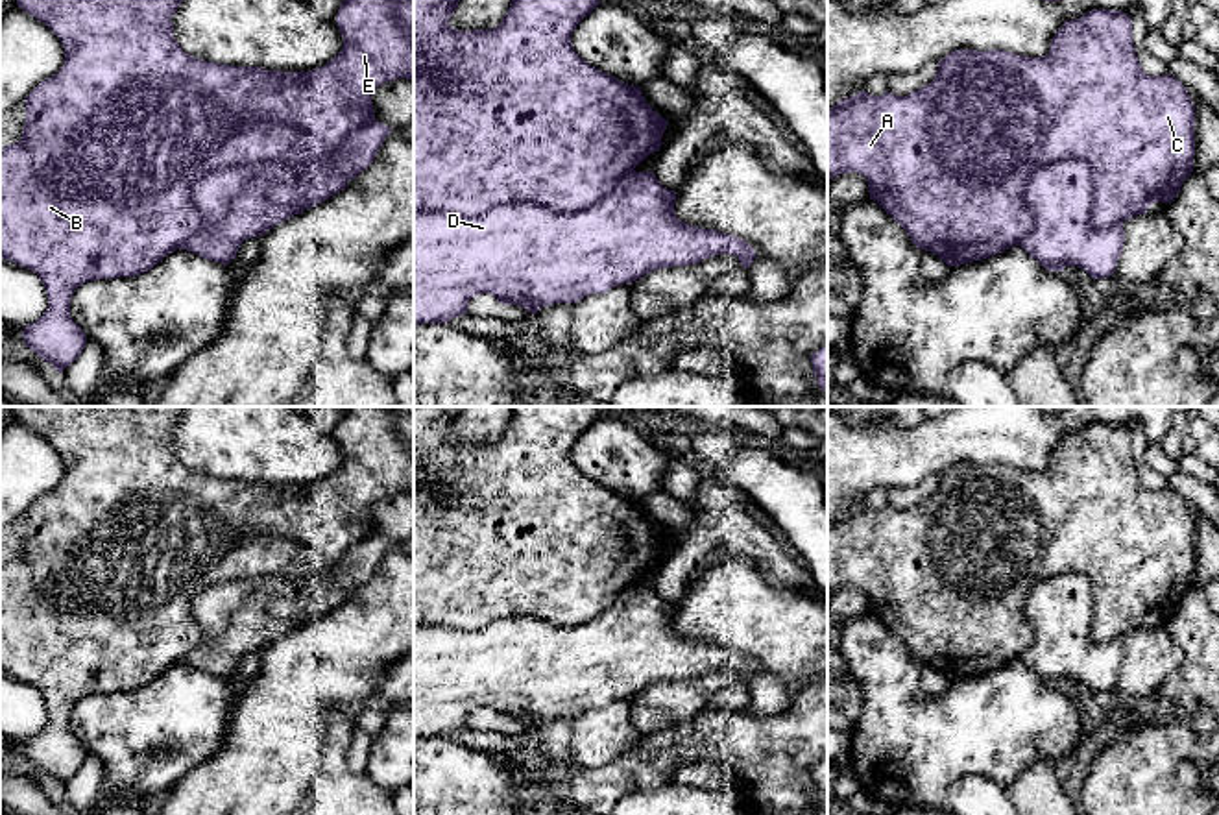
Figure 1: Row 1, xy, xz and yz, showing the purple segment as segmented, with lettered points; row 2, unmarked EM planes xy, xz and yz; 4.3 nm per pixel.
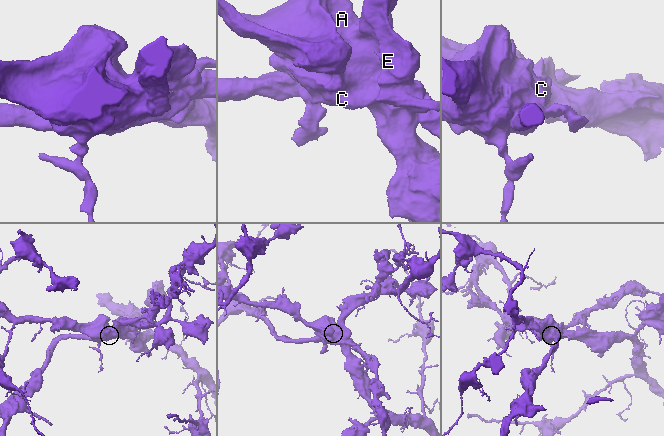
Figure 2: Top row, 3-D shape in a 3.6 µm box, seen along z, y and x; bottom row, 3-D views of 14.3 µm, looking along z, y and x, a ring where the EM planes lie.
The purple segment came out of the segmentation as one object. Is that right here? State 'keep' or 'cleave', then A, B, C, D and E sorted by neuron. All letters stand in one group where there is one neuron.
cleave | A B C E / D

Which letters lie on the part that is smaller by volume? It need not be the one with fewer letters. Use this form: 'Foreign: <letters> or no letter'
Foreign: D

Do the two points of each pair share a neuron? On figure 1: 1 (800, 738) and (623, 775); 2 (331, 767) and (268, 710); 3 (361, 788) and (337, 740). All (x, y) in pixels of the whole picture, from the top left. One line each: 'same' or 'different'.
1: same
2: different
3: same

